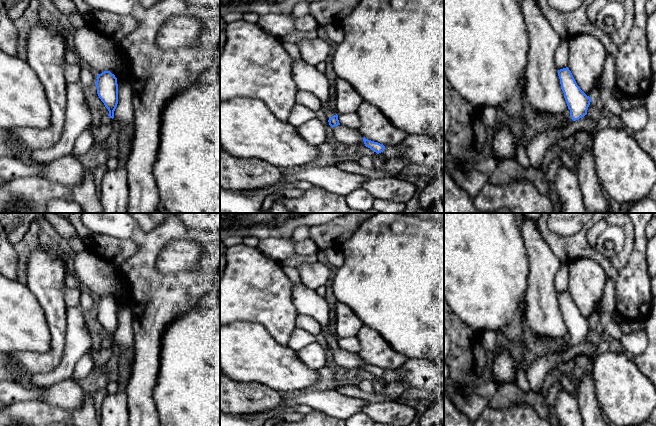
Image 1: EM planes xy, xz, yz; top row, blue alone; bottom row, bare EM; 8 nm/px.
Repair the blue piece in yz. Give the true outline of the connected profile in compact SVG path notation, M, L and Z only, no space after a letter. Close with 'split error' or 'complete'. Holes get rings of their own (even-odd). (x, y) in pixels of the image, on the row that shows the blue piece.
M568 67L558 70L558 76L564 98L570 110L570 115L561 119L561 124L565 127L587 114L592 98L580 89Z | split error

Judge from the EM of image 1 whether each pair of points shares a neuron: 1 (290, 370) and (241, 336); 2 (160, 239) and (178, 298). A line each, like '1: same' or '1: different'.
1: same
2: same

